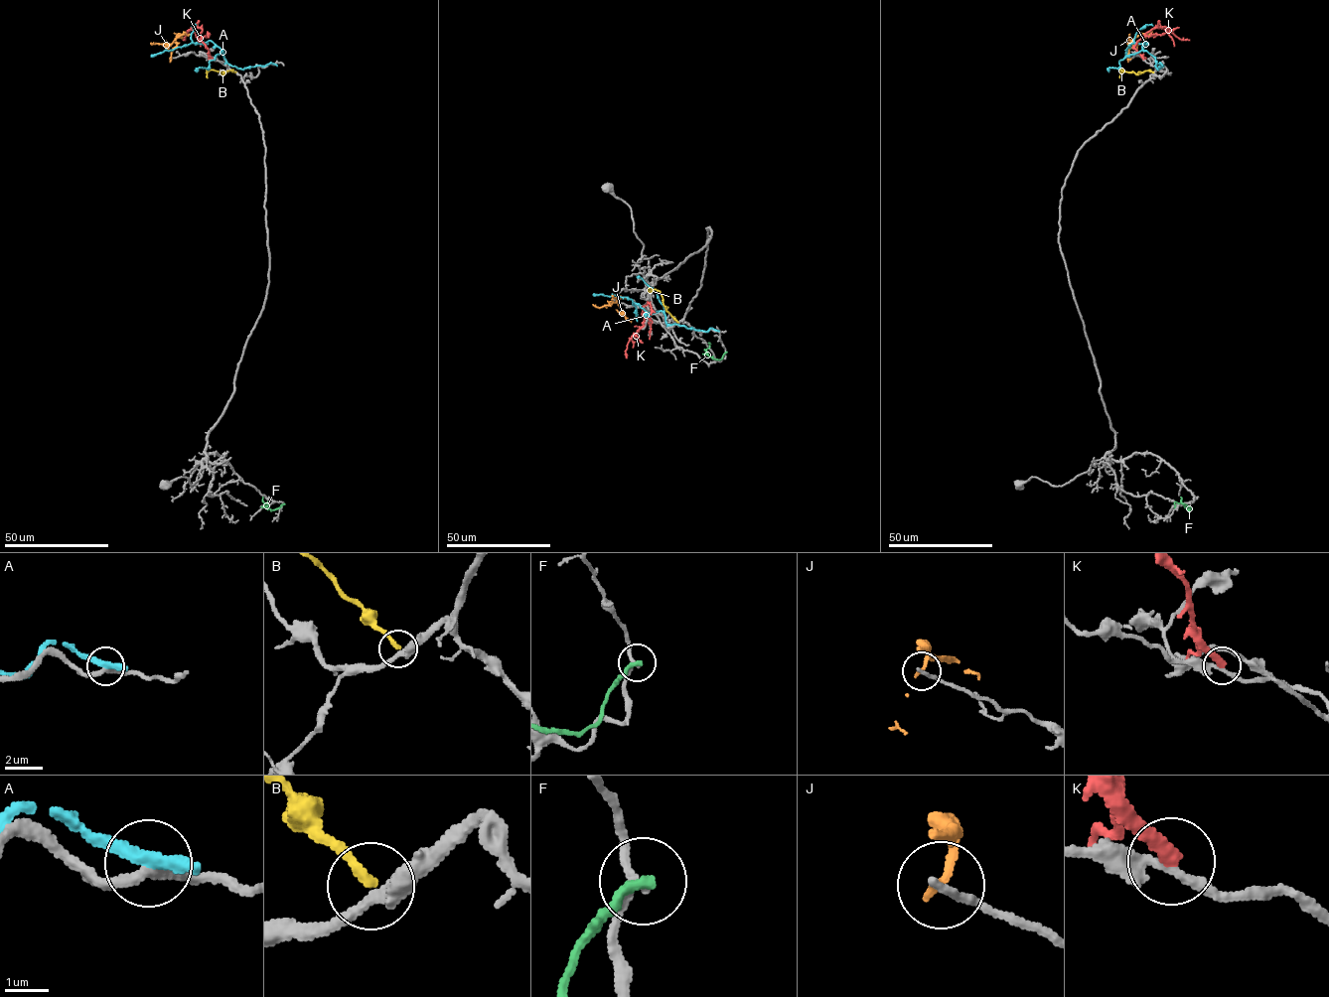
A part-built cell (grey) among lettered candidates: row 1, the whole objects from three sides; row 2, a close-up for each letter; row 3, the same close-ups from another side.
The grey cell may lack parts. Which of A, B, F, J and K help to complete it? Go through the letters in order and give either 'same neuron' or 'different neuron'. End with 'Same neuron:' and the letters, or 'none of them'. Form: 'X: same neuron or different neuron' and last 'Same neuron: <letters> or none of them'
A: different neuron
B: same neuron
F: different neuron
J: different neuron
K: different neuron
Same neuron: B

